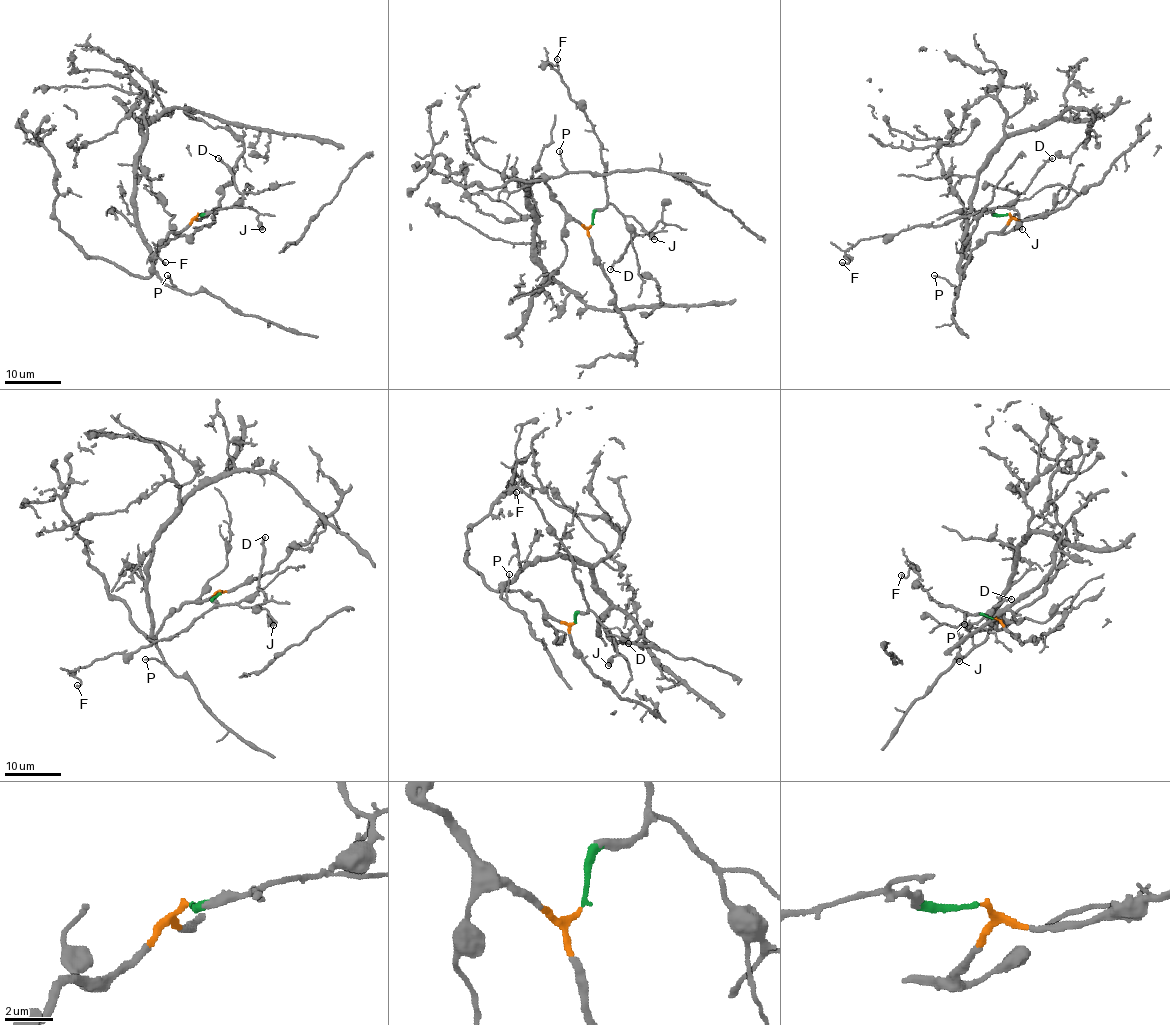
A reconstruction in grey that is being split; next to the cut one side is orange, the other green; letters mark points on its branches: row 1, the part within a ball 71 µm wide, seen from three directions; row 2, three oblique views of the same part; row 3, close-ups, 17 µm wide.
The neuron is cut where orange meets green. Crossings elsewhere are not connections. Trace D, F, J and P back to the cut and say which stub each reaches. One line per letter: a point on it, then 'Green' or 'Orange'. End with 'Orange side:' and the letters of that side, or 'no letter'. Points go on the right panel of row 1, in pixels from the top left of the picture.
D: Place: (1052, 158). Green
F: Place: (842, 262). Green
J: Place: (1022, 229). Green
P: Place: (934, 275). Orange
Orange side: P

